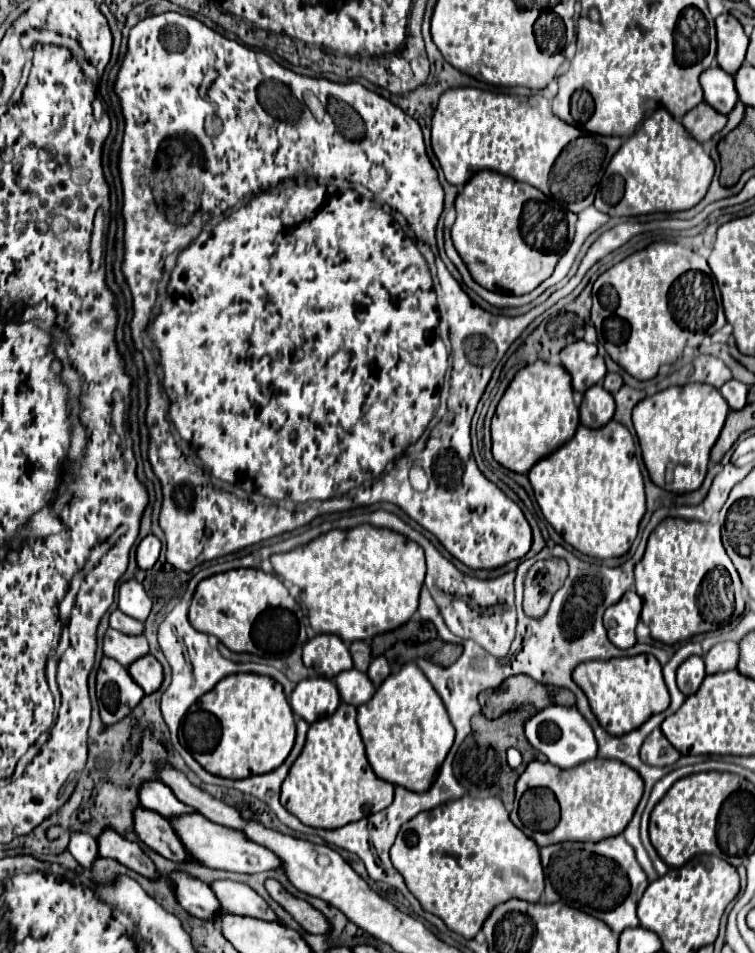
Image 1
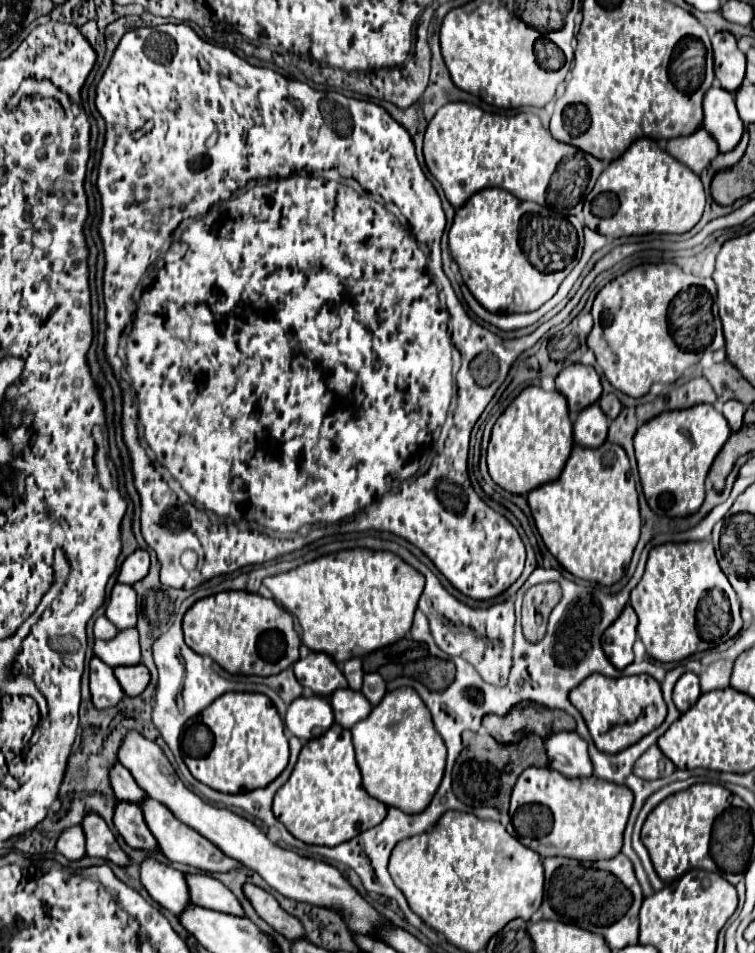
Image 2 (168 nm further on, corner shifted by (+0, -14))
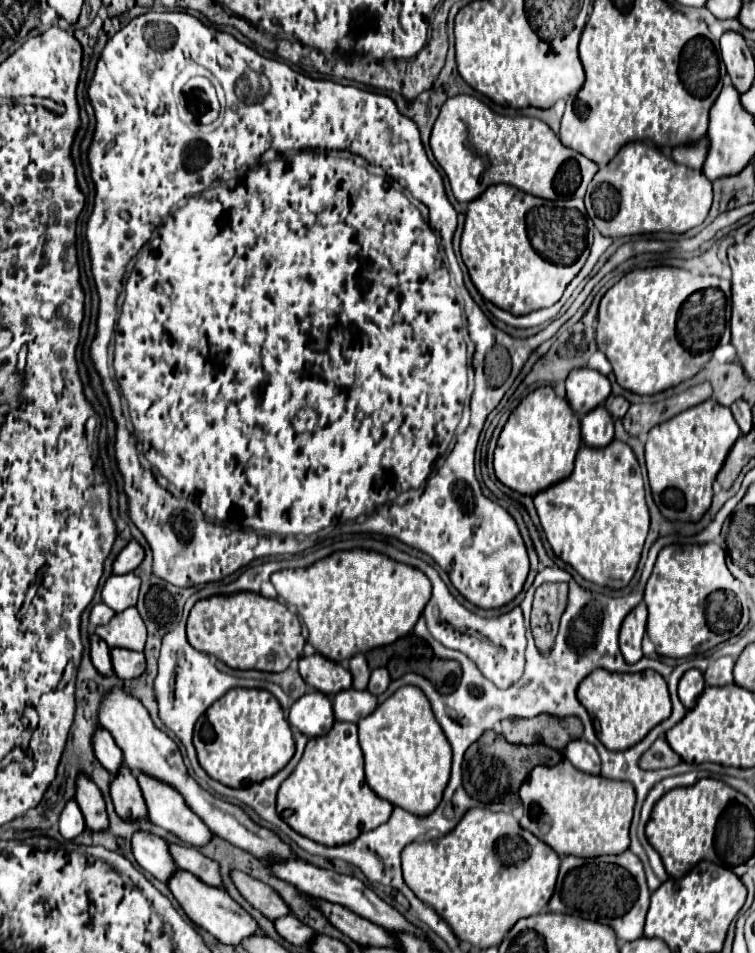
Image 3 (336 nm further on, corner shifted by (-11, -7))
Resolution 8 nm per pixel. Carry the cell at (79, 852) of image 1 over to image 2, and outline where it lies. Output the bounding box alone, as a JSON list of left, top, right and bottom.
[56,827,86,861]

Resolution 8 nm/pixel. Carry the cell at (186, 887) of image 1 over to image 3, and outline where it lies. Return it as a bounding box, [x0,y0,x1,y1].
[131,832,179,884]

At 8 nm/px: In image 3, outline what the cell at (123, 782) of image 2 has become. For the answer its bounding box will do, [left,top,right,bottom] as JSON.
[93,728,125,776]

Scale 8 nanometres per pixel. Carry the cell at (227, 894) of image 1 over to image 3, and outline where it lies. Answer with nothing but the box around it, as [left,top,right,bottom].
[169,844,225,890]

